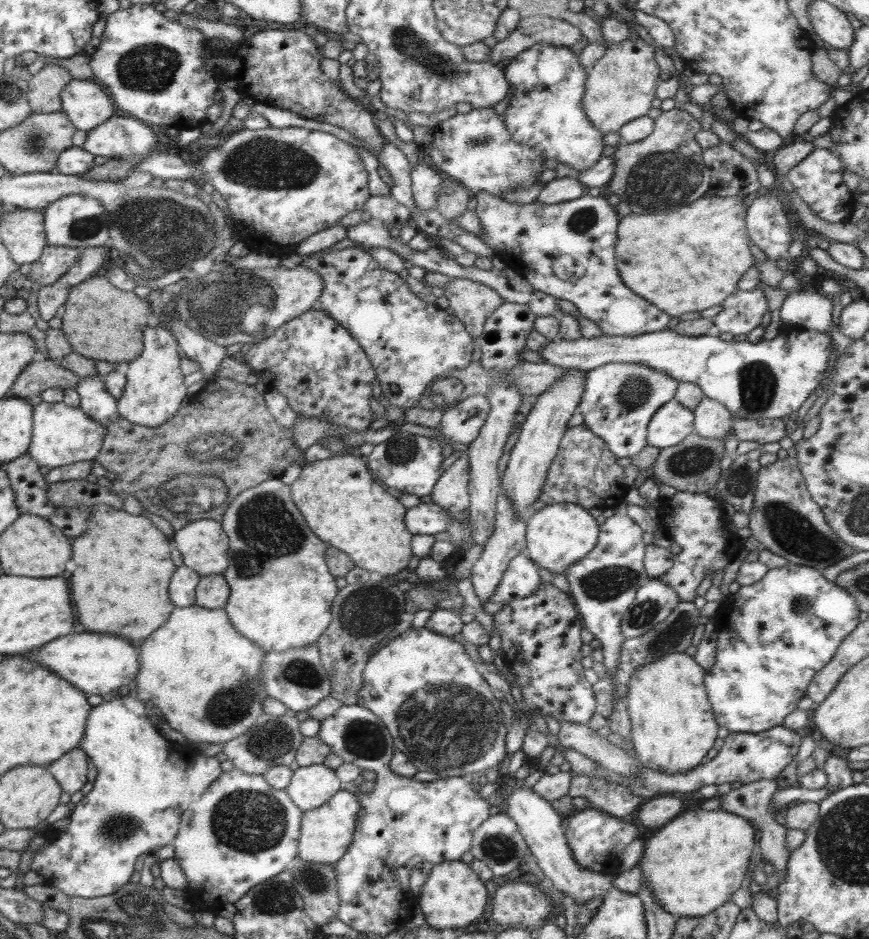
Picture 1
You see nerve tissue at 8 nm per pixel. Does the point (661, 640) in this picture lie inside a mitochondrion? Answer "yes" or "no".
yes

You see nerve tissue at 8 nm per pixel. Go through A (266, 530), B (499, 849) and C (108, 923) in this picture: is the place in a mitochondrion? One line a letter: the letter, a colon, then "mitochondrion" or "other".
A: mitochondrion
B: mitochondrion
C: mitochondrion

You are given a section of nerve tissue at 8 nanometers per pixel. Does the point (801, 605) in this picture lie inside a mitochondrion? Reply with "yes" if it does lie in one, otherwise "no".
yes

